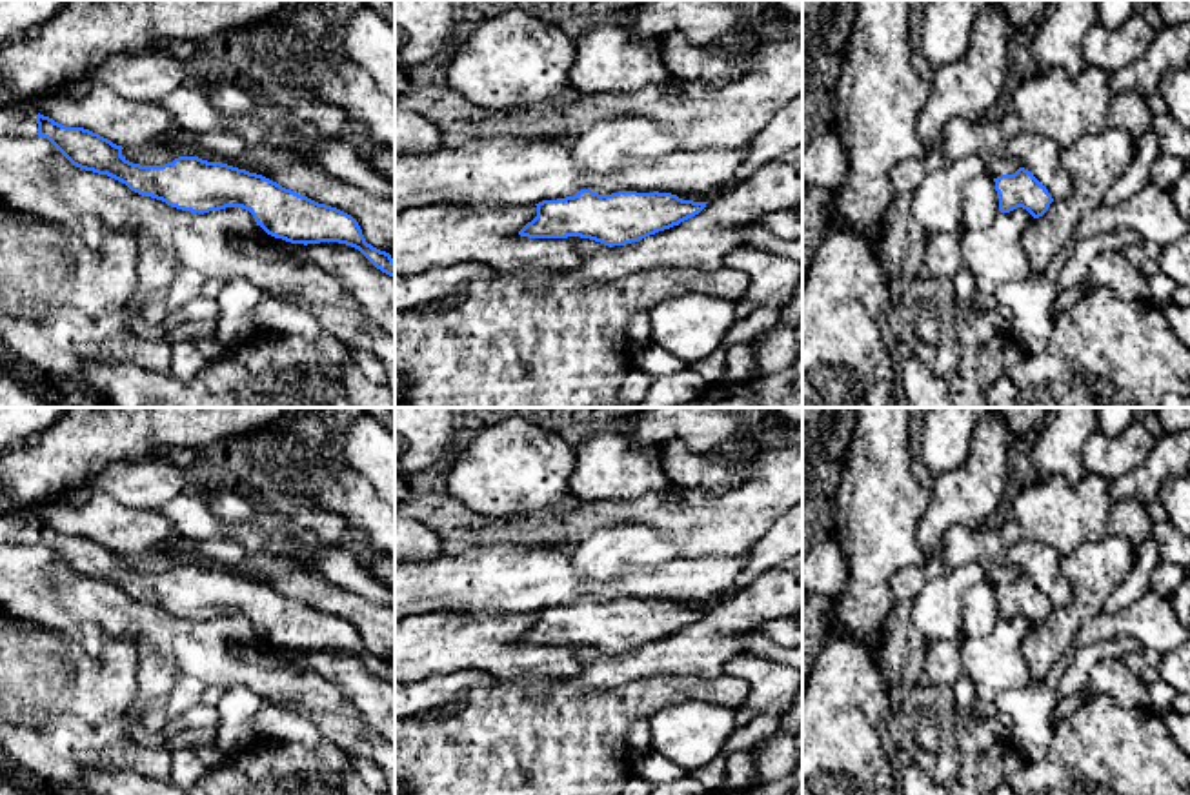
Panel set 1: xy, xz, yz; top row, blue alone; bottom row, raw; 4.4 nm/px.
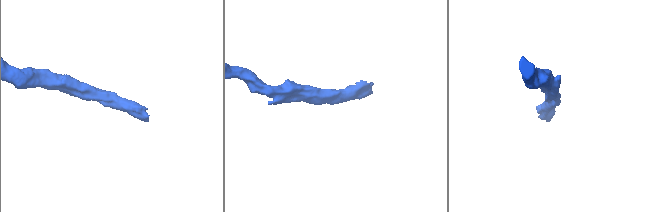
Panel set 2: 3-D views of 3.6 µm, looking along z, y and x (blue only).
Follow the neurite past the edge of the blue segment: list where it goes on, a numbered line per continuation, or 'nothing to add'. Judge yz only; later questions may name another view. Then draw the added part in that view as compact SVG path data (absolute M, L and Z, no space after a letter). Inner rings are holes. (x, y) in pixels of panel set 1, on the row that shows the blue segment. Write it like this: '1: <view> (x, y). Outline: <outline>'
nothing to add

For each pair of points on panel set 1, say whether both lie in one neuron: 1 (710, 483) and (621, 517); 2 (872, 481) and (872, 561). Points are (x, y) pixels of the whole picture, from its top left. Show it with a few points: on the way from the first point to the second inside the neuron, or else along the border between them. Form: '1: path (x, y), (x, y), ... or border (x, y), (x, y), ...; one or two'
1: border (736, 484), (712, 495), (697, 490), (675, 490); two
2: path (872, 501), (872, 541); one

